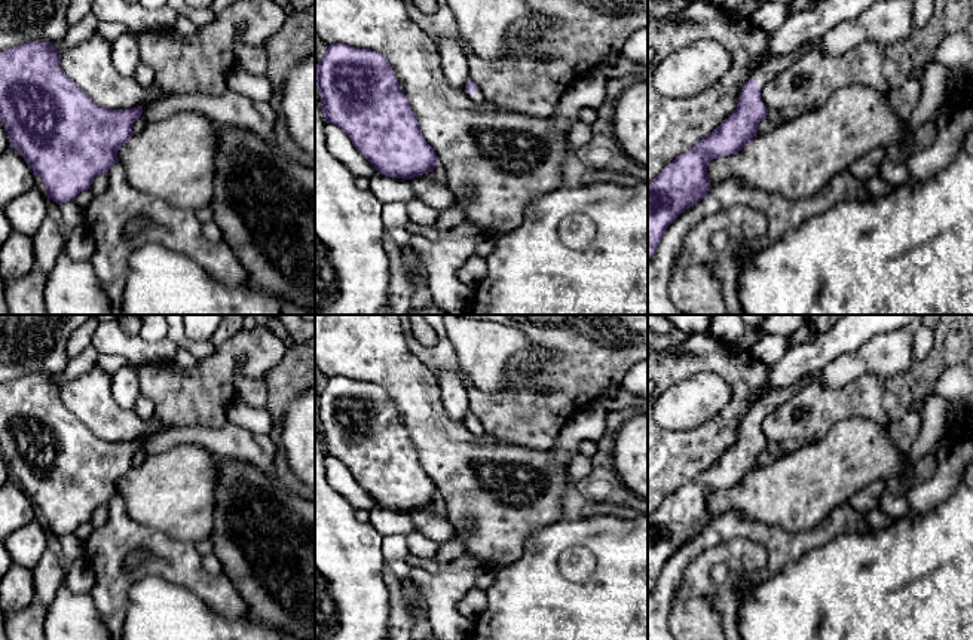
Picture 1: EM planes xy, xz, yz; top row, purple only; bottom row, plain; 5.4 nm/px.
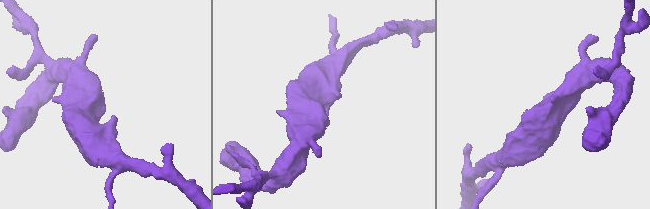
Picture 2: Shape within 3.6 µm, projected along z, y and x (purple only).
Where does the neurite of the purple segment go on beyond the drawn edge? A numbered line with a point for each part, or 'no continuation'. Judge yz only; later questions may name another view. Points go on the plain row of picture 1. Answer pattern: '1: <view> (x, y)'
1: yz (779, 397)

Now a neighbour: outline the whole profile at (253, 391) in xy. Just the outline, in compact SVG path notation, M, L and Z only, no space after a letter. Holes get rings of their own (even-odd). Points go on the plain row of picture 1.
M239 376L236 379L236 395L251 407L266 408L267 405L267 386L264 379Z

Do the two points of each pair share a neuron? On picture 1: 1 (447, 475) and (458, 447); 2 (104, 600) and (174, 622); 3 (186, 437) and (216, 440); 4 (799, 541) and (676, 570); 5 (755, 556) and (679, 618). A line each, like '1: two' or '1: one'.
1: one
2: two
3: one
4: one
5: one

